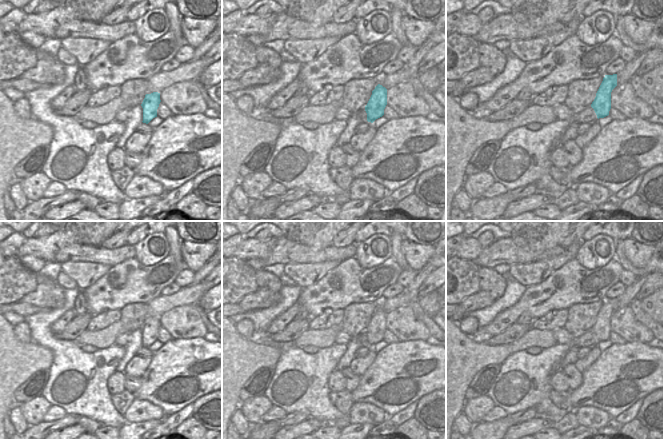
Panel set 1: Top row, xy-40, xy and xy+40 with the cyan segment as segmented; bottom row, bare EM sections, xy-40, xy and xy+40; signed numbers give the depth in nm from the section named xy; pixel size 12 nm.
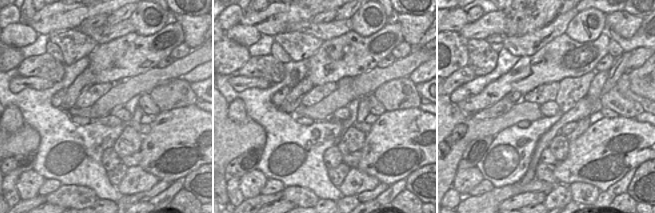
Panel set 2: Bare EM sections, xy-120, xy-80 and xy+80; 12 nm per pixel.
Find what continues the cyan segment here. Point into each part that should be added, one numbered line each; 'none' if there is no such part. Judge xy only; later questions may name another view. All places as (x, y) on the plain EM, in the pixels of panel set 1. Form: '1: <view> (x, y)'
none

